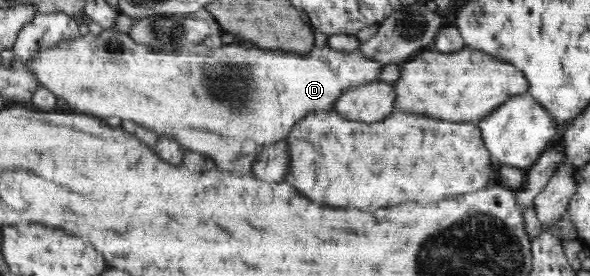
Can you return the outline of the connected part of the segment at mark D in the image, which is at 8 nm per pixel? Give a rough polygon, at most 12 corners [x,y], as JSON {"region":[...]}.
{"region":[[104,29],[41,50],[76,113],[242,172],[378,81],[379,61],[226,45],[154,54]]}

